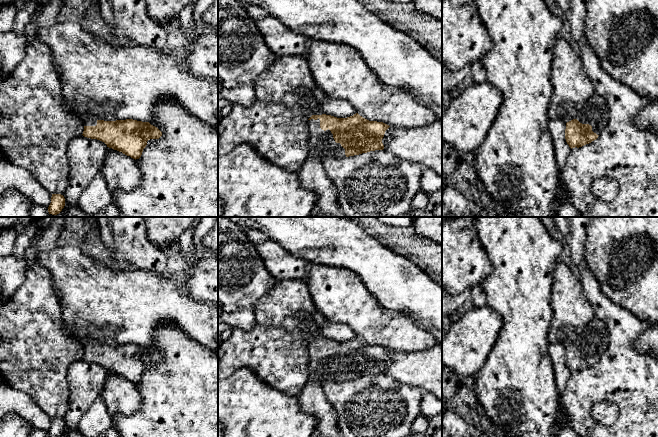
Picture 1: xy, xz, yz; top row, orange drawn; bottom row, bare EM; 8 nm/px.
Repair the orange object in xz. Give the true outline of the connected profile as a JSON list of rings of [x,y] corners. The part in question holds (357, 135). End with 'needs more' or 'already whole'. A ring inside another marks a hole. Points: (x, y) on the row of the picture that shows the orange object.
[[[358,113],[347,118],[331,115],[312,115],[308,119],[308,158],[344,158],[375,150],[383,150],[382,139],[390,126],[377,121],[369,121]]]; needs more

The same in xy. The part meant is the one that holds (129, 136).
[[[80,113],[84,123],[83,136],[104,142],[107,147],[139,159],[150,139],[159,139],[162,132],[149,122],[133,119],[104,121]]]; needs more

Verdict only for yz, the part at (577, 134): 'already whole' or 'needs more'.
needs more

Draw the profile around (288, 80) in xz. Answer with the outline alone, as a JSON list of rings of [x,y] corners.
[[[302,55],[293,56],[280,56],[273,61],[255,81],[255,95],[257,101],[260,102],[279,102],[289,107],[293,114],[297,116],[306,117],[309,119],[312,115],[324,114],[322,103],[327,98],[325,93],[316,85],[307,59],[303,58]]]

